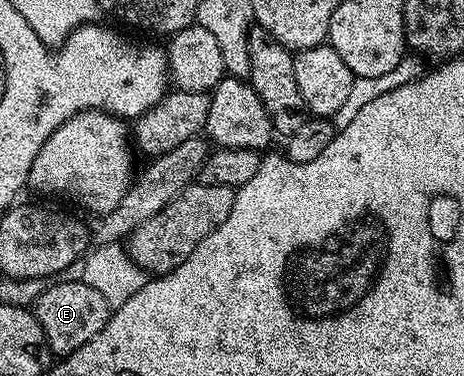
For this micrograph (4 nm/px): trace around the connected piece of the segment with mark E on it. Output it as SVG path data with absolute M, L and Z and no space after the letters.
M58 279L43 288L38 300L32 306L32 312L44 331L44 339L48 343L51 354L63 358L72 351L84 347L88 339L104 331L112 306L104 299L104 295L100 295L100 291L88 287L86 281Z

